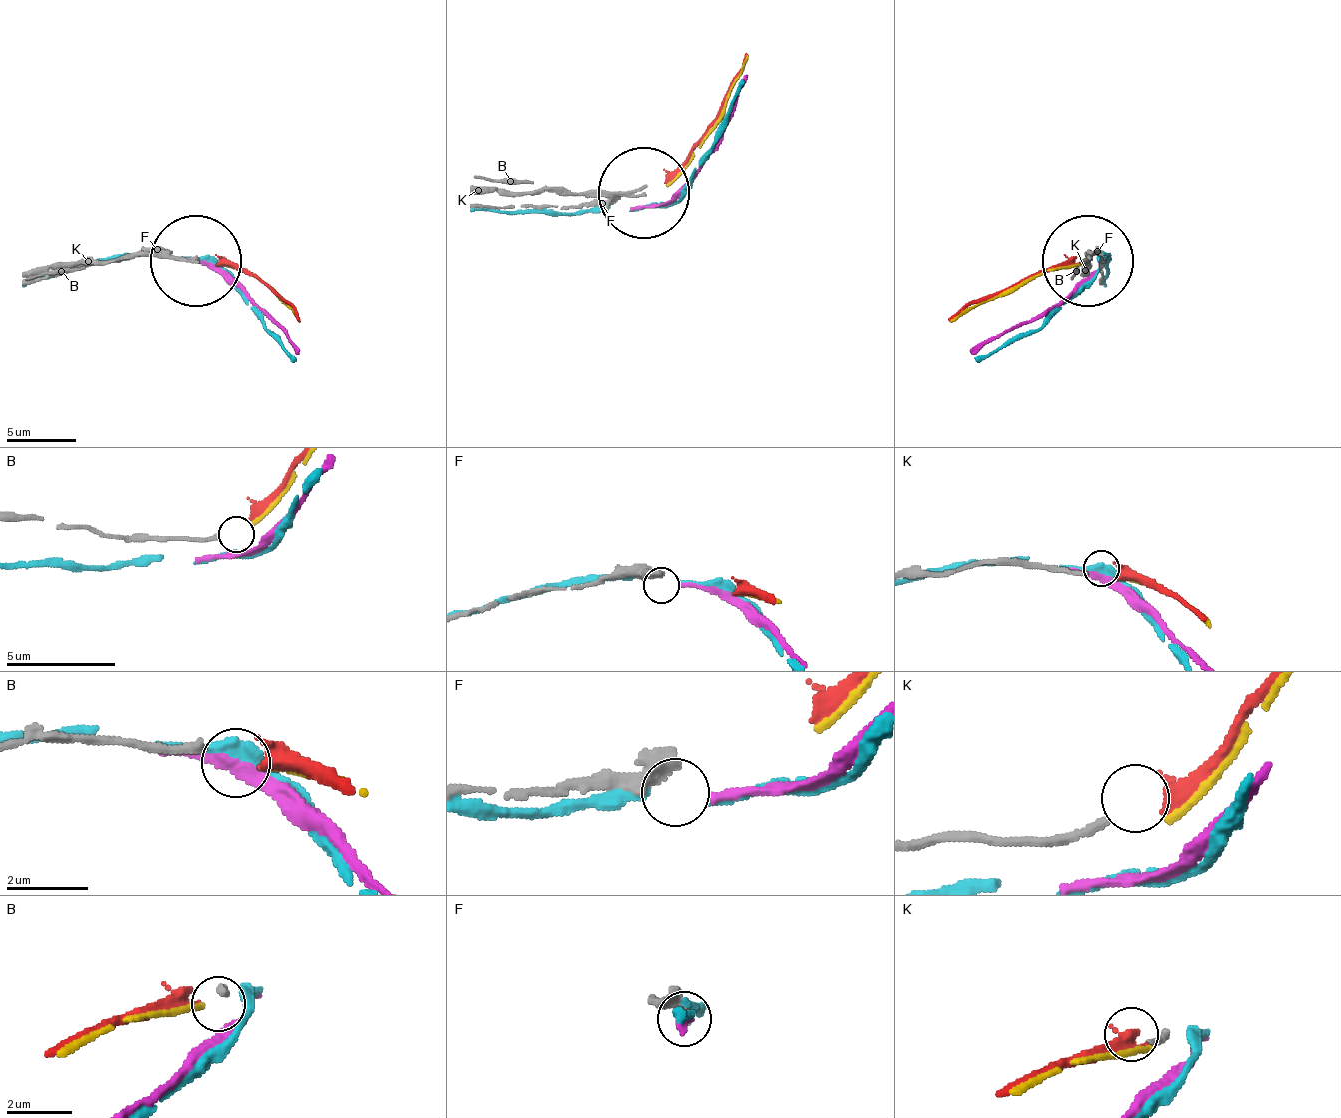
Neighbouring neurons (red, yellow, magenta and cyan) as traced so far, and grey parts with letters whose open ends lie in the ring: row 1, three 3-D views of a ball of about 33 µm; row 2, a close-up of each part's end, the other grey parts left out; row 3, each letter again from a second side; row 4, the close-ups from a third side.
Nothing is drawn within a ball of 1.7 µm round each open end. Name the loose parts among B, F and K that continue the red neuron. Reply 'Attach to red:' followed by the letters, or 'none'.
Attach to red: K

